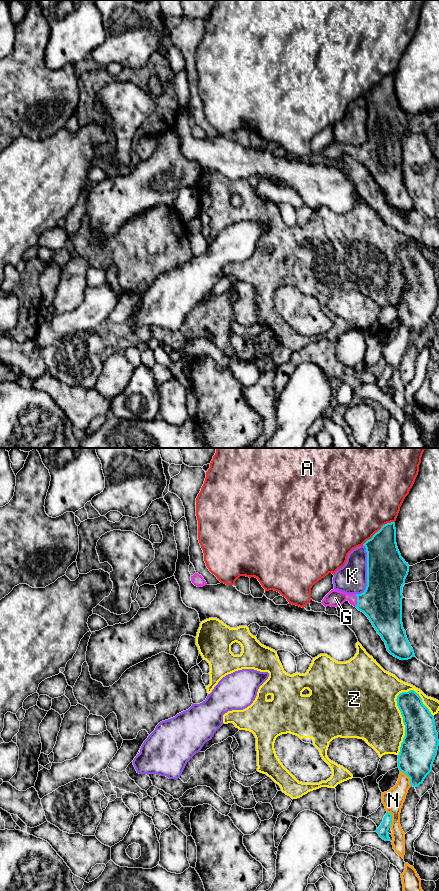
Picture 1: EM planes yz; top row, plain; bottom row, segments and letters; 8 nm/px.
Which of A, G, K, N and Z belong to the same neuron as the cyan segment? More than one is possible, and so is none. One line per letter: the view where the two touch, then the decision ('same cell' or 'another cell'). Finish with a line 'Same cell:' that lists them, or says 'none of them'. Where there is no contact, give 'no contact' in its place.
A: contact in yz; another cell
G: contact in yz; same cell
K: contact in yz; another cell
N: contact in yz; another cell
Z: contact in yz; another cell
Same cell: G

